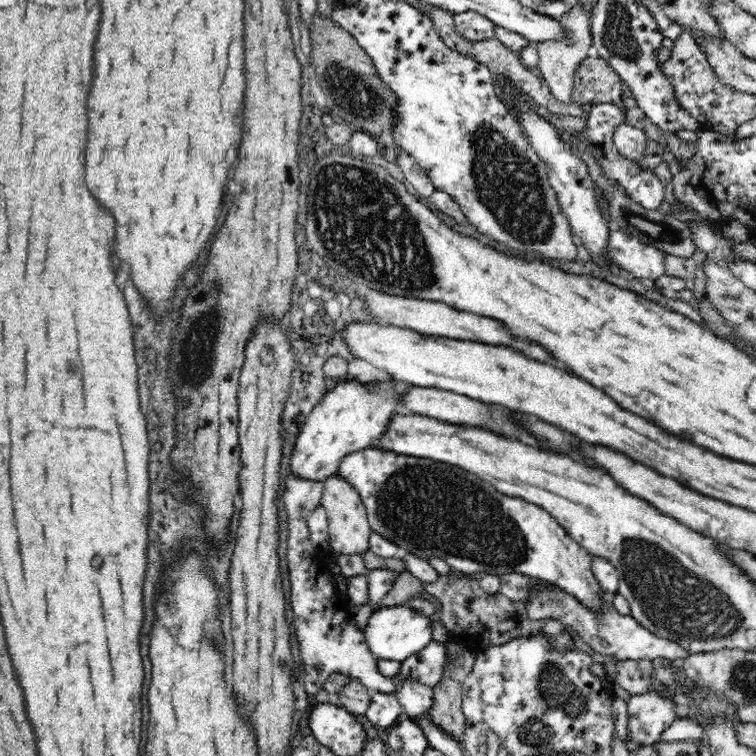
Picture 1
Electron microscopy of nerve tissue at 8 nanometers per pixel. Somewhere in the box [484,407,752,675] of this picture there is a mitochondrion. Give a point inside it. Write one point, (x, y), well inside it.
(676, 600)

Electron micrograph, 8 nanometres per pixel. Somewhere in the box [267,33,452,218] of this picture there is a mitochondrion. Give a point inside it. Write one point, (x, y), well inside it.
(351, 92)

